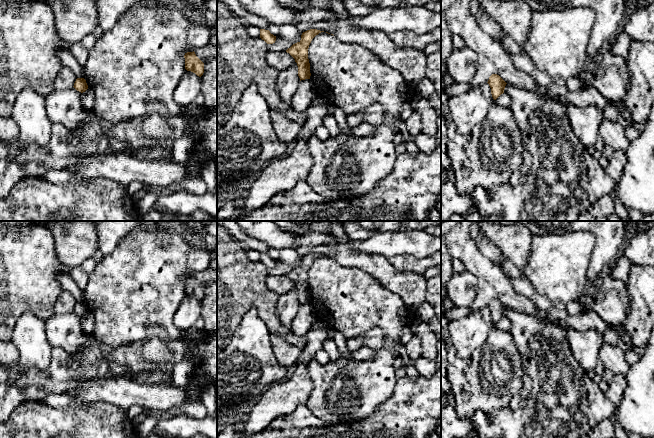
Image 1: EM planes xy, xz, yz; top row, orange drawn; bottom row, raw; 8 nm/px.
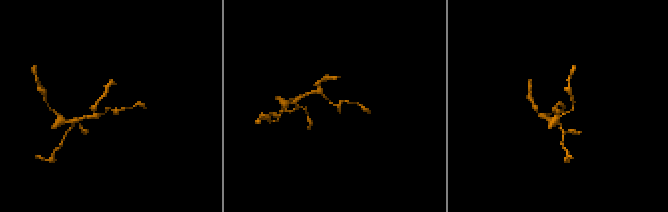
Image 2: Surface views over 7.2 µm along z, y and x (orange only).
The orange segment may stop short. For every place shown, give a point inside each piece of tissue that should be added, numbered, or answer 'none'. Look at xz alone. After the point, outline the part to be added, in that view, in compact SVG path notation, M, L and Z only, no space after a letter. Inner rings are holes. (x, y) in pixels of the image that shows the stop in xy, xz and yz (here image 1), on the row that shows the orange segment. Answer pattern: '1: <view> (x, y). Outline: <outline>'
none

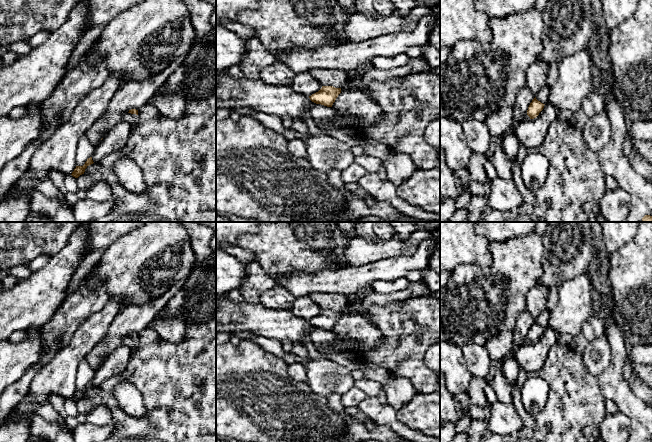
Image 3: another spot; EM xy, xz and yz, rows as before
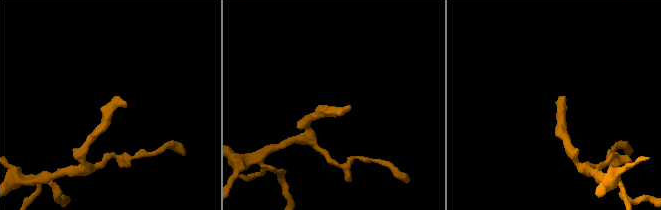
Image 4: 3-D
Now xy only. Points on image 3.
1: xy (128, 117). Outline: M126 113L123 116L123 120L129 123L135 123L137 122L137 119L138 119L138 115L136 114Z

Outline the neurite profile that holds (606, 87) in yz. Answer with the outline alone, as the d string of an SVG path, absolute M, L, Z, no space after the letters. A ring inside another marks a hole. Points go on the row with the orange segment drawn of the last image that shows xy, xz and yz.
M602 70L601 86L599 87L596 93L604 100L605 97L611 92L612 92L612 85L609 75L606 71Z

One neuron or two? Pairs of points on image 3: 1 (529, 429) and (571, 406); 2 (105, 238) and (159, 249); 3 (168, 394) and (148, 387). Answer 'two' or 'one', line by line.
1: one
2: two
3: one

